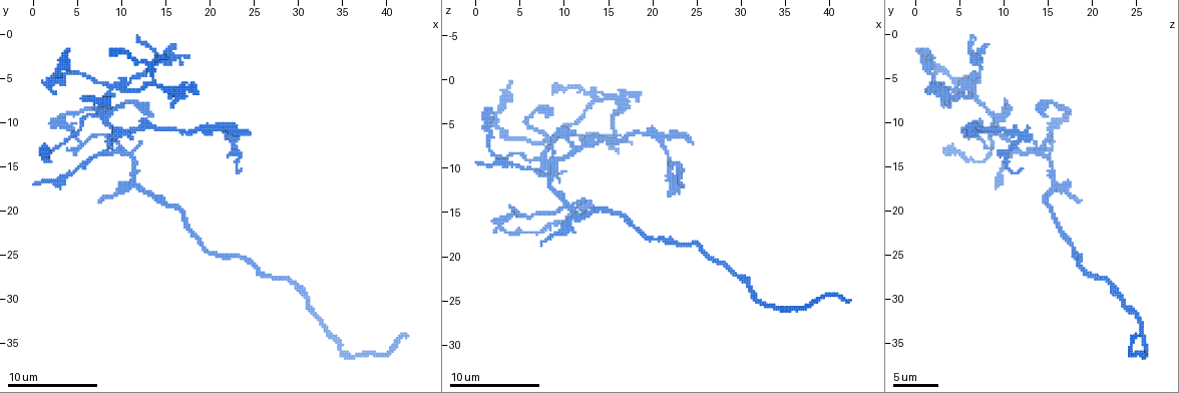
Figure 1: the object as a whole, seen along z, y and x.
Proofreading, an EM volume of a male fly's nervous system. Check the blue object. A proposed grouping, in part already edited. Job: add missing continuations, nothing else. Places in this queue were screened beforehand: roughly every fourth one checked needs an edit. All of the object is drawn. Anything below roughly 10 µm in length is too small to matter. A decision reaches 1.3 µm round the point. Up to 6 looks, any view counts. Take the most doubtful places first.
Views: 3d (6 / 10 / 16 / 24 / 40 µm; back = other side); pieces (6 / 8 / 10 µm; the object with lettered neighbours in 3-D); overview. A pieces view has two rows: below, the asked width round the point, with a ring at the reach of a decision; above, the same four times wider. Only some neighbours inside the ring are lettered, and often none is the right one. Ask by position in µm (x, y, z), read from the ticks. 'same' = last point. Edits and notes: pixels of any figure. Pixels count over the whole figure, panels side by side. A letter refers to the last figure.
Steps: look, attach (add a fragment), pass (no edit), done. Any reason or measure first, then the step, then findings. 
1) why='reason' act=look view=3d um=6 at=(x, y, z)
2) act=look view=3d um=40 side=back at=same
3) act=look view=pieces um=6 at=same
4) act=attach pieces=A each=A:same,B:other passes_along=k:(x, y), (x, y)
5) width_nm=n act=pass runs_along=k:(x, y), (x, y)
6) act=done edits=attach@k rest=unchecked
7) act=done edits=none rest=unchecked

why='an open end' act=look view=pieces um=6 at=(42.2, 34.2, 25.0)

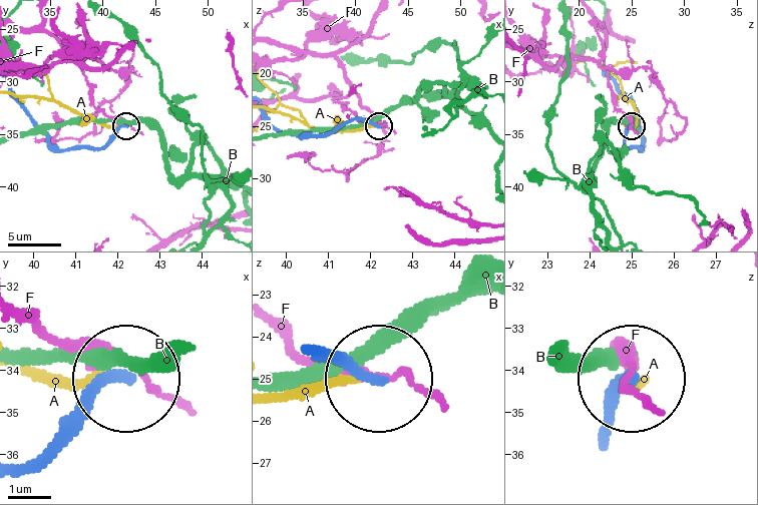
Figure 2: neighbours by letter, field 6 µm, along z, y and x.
act=pass each=A:other,B:other,F:other found='none of them fits'

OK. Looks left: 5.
why='branch stops here' act=look view=pieces um=8 at=(0.2, 16.8, 9.4)

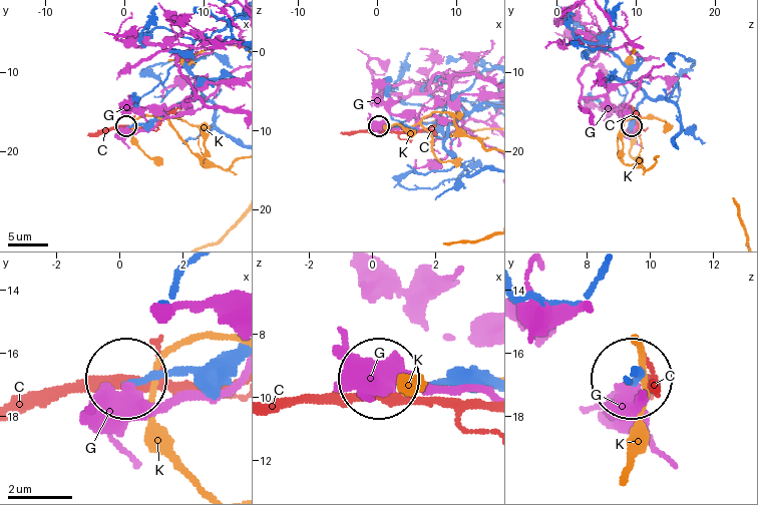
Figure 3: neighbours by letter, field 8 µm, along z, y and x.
act=pass each=C:other,G:other,K:other runs_along=3:(233, 351), (193, 369), (130, 377) found='none of them fits'

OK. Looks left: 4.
why='branch stops here' act=look view=pieces um=10 at=(24.6, 11.0, 7.2)

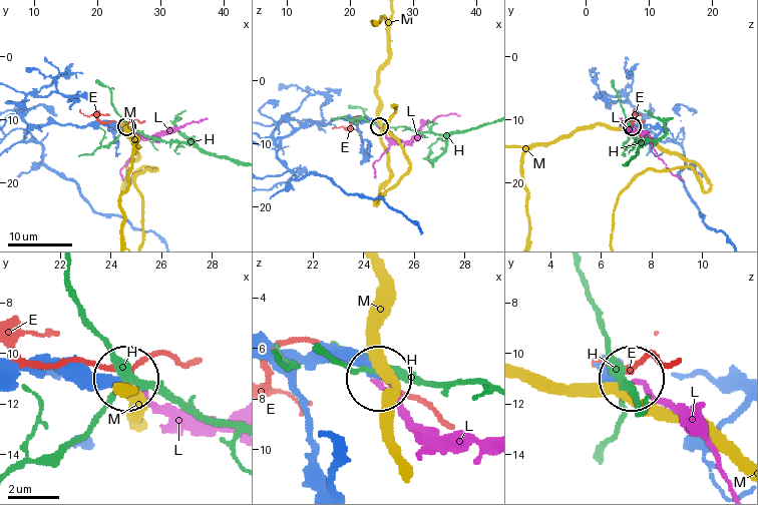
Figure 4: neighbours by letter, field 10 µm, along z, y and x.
width_nm=290 act=attach pieces=L each=E:other,H:other,L:same,M:other found='it goes on there'

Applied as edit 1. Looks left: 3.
act=done edits=attach@4 rest=unchecked

